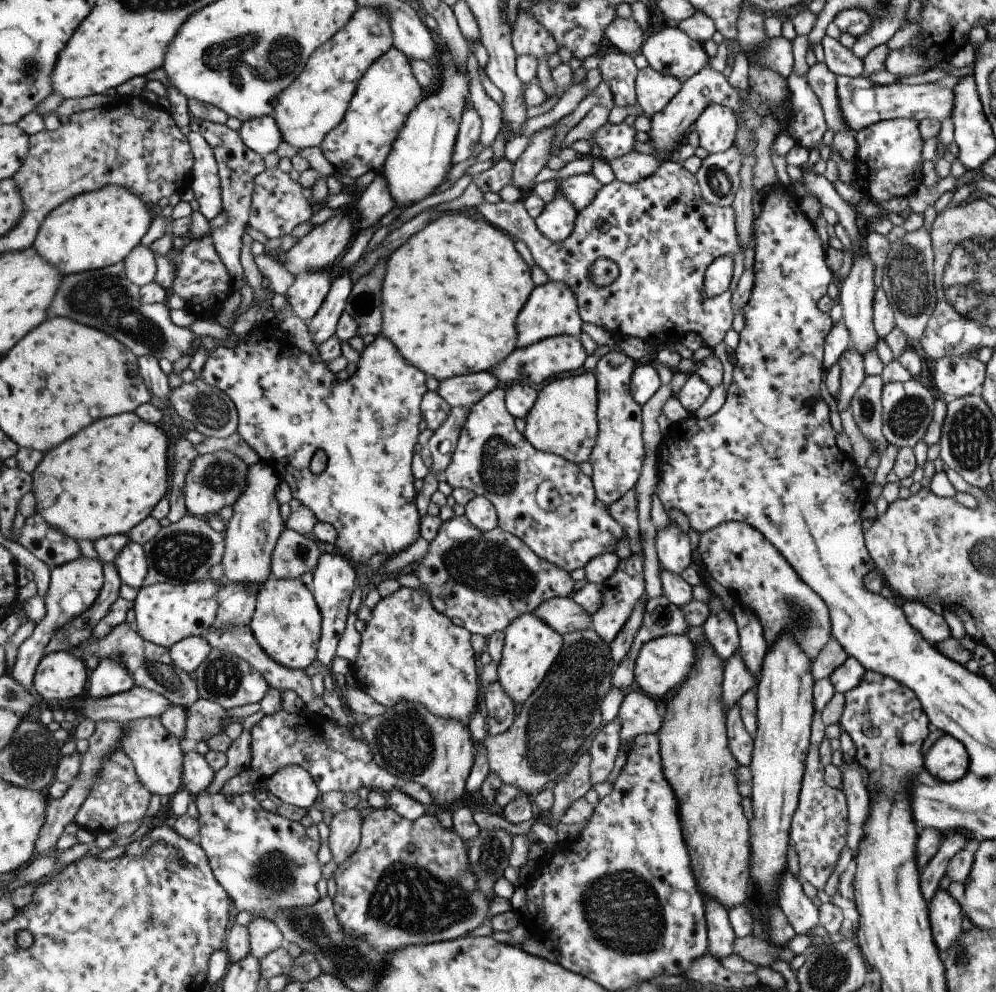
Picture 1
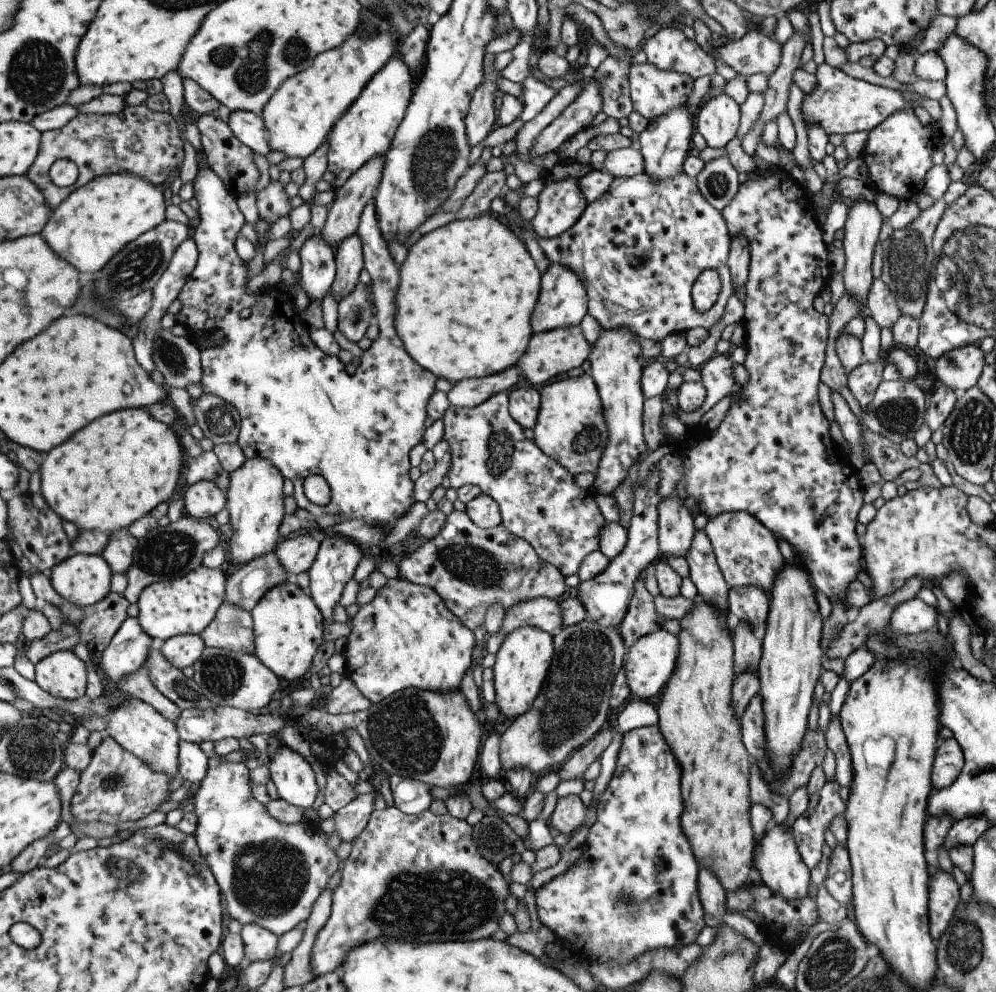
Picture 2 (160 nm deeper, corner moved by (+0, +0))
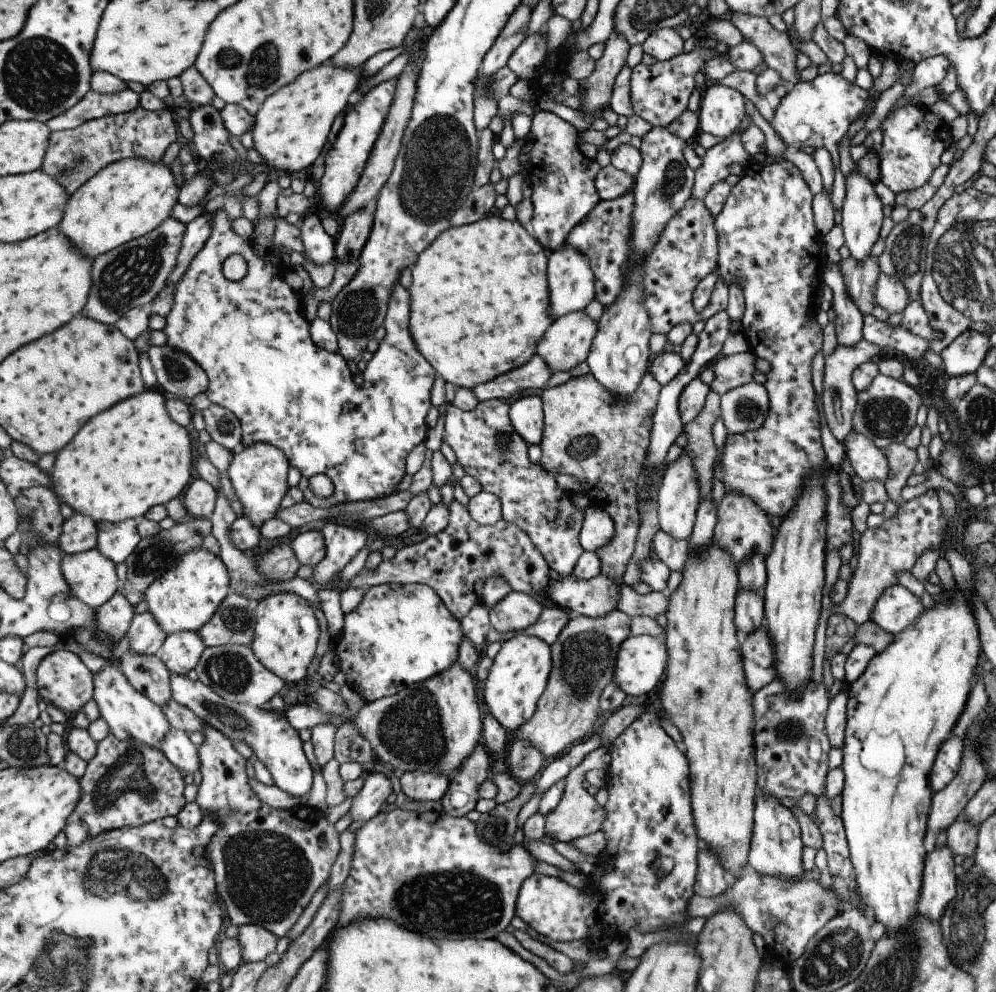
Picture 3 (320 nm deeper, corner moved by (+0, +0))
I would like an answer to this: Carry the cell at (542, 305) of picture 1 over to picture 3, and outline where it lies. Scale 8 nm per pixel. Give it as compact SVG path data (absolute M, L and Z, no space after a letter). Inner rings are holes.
M569 245L547 253L546 283L549 291L549 312L555 320L568 312L583 311L594 298L594 276L586 254Z

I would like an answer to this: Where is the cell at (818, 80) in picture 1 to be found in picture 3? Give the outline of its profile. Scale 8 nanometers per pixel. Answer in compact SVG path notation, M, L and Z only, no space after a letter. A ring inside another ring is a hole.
M730 12L728 19L744 40L758 50L762 62L780 74L781 82L791 86L800 80L794 65L796 50L787 34L775 30L765 17Z

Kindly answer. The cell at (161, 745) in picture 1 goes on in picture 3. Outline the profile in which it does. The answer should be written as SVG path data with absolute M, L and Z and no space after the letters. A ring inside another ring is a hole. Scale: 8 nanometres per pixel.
M109 663L94 673L94 682L94 700L100 709L101 717L109 726L110 733L122 741L143 741L151 747L161 748L164 738L172 732L172 726L164 710L153 702L153 699L137 690L120 667Z

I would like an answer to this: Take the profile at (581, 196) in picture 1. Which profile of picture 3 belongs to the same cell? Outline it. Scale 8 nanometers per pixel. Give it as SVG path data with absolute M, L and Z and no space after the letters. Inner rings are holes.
M609 164L601 167L594 178L594 187L601 201L612 201L632 192L634 178Z

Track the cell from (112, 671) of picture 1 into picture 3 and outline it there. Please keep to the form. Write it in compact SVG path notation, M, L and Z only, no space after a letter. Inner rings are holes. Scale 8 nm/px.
M149 610L136 614L131 621L127 636L130 650L140 655L157 655L168 634Z

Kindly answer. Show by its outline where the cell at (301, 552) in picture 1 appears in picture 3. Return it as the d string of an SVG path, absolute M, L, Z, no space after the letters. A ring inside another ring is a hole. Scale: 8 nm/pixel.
M312 530L299 533L291 542L301 564L316 567L328 556L325 537L322 531Z

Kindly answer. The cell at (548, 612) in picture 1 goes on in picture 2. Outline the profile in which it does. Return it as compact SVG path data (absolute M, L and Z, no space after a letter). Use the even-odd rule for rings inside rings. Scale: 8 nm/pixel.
M535 597L516 602L504 610L496 633L488 635L484 652L495 654L507 633L521 627L535 627L554 637L561 630L560 610L557 600Z

